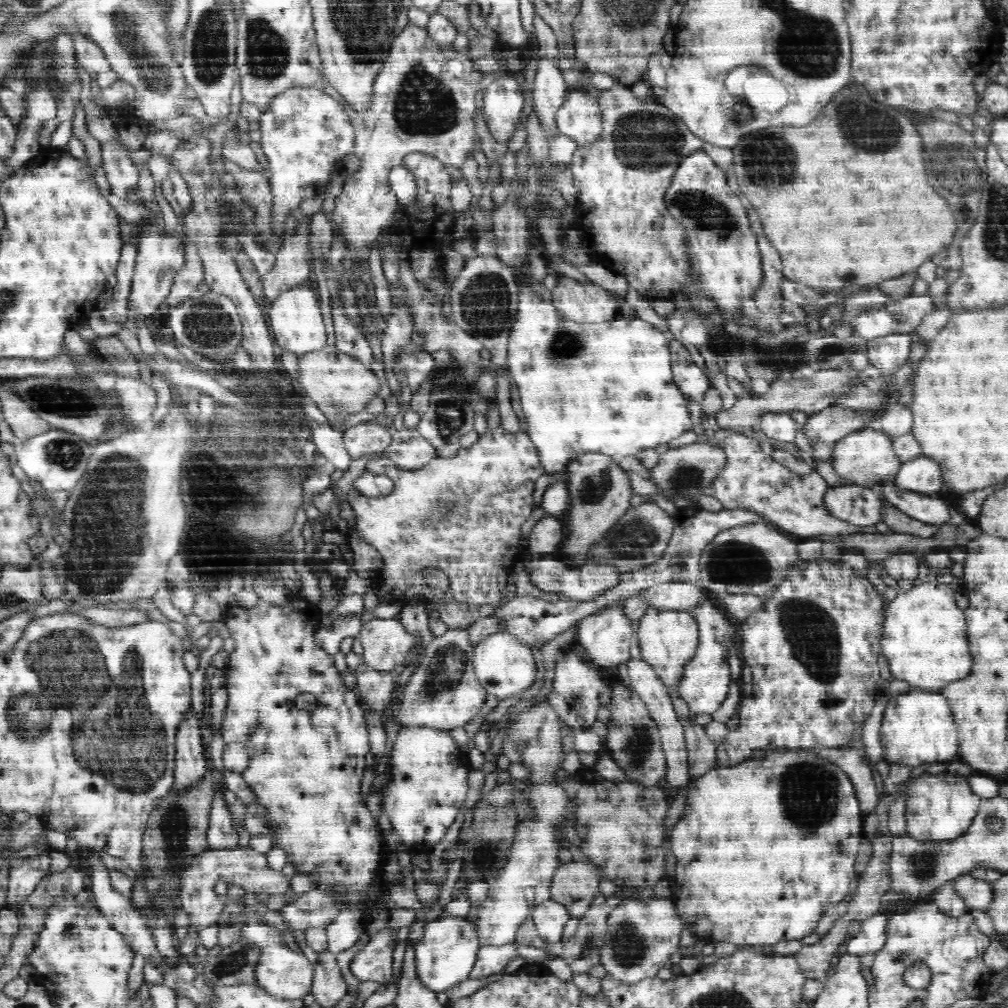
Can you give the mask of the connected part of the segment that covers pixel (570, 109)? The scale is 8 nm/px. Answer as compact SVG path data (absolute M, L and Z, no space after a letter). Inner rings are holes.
M572 88L556 119L559 133L574 139L579 146L590 146L601 136L601 109L591 90Z

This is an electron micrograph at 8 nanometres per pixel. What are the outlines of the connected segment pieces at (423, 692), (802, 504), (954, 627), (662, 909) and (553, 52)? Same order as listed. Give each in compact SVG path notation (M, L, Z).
M448 629L442 636L434 637L424 648L424 658L407 682L400 724L404 727L429 725L430 728L456 728L468 724L482 708L486 691L478 682L473 669L475 646L470 641L468 629Z
M732 433L721 442L727 460L722 472L716 475L710 486L699 490L706 496L714 496L723 508L750 510L762 518L770 527L780 527L784 532L800 538L817 538L826 534L866 534L876 532L872 528L850 525L832 516L824 505L824 494L828 489L826 481L817 472L800 475L774 460L760 449L756 439L742 433Z
M918 584L908 592L898 592L885 610L882 629L879 634L881 653L886 657L889 667L886 674L896 679L905 680L912 688L938 693L940 688L952 680L962 680L970 673L972 657L967 646L966 615L958 607L955 590L948 584Z
M673 897L624 899L621 905L611 908L610 916L607 917L606 936L599 949L599 962L608 975L628 984L636 984L646 977L656 977L660 968L668 966L670 955L681 946L680 933L683 929Z
M534 15L533 26L536 31L536 40L538 41L537 50L539 50L547 60L552 60L560 70L586 70L586 65L580 61L572 61L565 58L564 54L559 52L558 42L554 30L539 16Z

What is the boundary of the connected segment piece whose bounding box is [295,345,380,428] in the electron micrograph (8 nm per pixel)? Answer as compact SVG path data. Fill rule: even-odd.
M326 345L320 351L314 351L298 358L298 379L306 394L316 402L328 420L328 424L337 428L345 416L360 412L370 398L376 396L380 380L372 370L361 363L357 357L340 352L335 346Z

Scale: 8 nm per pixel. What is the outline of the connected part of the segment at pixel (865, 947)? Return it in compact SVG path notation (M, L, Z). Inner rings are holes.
M880 911L861 921L860 930L847 943L847 952L851 955L874 954L882 950L886 938L886 924L889 913Z

